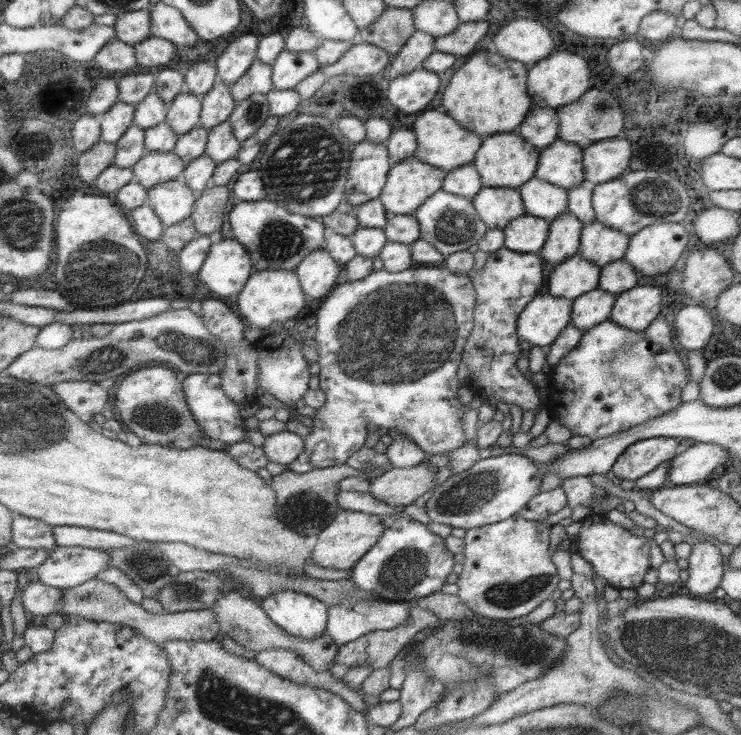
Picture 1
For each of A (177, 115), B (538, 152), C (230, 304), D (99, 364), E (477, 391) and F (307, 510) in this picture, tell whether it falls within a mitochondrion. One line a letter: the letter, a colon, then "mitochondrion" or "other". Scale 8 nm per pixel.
A: other
B: other
C: other
D: mitochondrion
E: other
F: mitochondrion

